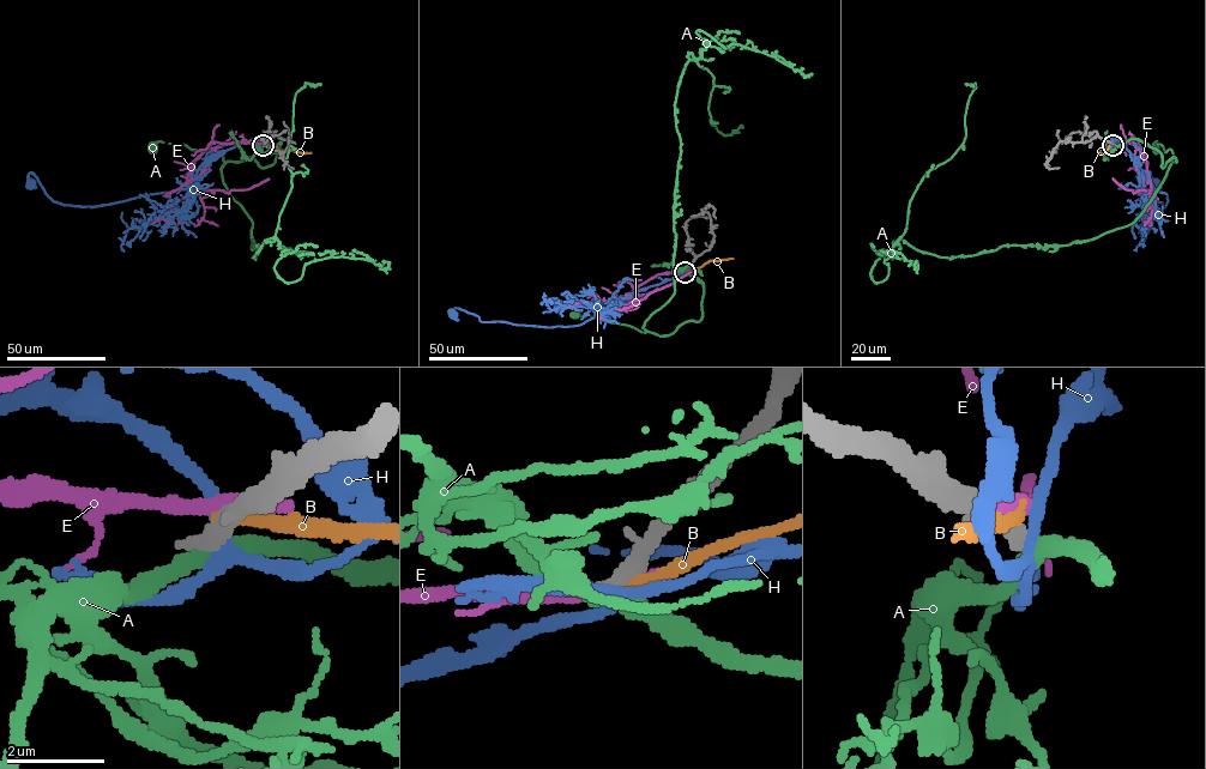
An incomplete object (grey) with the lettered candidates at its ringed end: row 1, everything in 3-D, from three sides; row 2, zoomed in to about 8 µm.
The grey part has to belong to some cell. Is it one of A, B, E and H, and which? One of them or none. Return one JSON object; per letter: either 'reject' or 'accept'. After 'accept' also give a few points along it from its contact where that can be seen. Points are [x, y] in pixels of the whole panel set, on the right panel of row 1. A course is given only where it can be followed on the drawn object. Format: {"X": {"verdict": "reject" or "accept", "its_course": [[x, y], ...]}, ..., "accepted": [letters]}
{"A": {"verdict": "reject"}, "B": {"verdict": "reject"}, "E": {"verdict": "reject"}, "H": {"verdict": "reject"}, "accepted": []}

